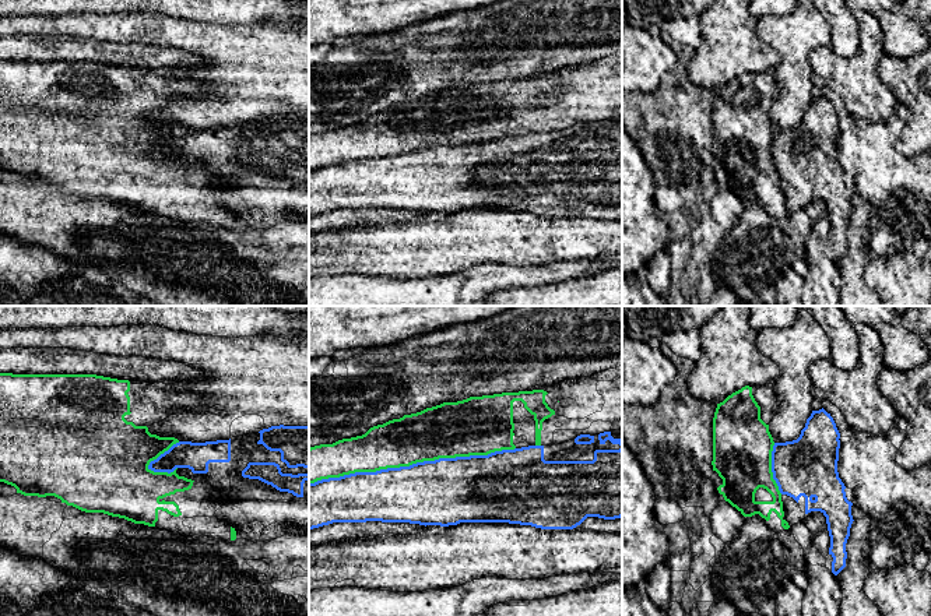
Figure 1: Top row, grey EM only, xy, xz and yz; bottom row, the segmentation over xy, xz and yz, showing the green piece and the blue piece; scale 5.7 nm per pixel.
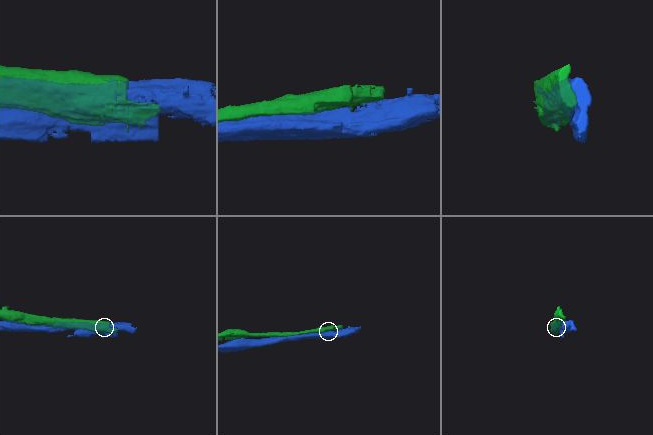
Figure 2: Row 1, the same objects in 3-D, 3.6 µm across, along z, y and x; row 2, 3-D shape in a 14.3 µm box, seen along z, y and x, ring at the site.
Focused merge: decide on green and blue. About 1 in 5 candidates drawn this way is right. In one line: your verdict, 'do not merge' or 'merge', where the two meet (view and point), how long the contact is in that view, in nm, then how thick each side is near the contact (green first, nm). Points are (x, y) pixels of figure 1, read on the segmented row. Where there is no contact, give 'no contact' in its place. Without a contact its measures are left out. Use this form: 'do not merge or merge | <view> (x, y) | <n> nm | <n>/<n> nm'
do not merge | xz (411, 464) | 1200 nm | 300/380 nm

